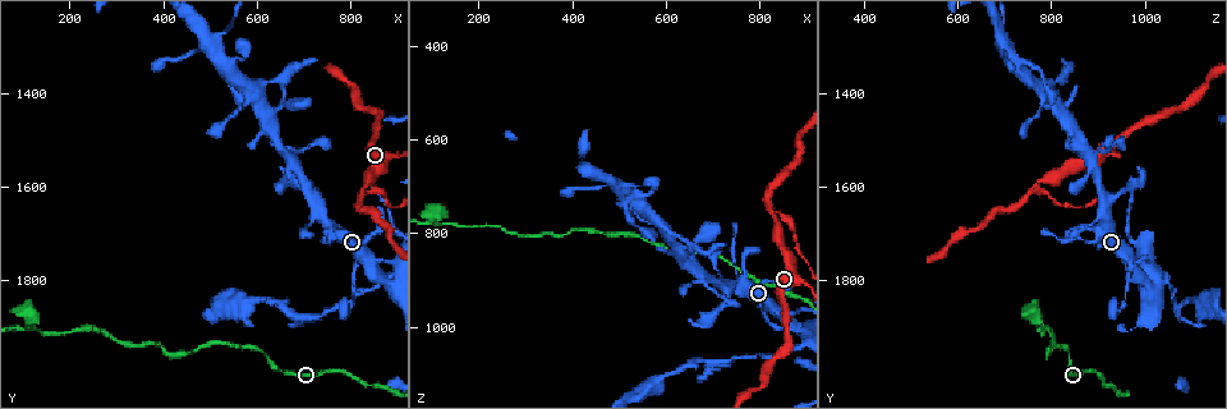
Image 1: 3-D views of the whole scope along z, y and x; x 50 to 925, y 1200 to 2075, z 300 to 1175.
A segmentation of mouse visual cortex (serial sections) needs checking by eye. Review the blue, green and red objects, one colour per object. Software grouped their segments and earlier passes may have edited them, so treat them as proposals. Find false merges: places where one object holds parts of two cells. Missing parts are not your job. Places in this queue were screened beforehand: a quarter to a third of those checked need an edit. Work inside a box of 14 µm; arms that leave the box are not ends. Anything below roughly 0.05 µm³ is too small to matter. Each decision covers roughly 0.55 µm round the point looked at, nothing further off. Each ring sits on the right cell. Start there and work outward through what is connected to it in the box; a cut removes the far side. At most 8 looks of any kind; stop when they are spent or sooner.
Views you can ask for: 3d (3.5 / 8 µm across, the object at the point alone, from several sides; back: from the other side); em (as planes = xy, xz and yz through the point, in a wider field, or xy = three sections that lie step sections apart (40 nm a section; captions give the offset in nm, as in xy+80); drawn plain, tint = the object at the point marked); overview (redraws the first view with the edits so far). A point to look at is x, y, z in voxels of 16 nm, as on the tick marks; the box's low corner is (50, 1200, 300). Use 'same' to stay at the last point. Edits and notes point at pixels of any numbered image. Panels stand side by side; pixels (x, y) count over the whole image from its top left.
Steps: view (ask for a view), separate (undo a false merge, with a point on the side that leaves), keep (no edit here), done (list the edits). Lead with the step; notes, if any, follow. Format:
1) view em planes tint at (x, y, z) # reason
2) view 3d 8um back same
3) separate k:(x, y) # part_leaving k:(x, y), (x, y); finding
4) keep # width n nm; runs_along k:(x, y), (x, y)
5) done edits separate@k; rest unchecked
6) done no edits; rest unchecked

view 3d 3.5um at (885, 1795, 1045) # calibre changes

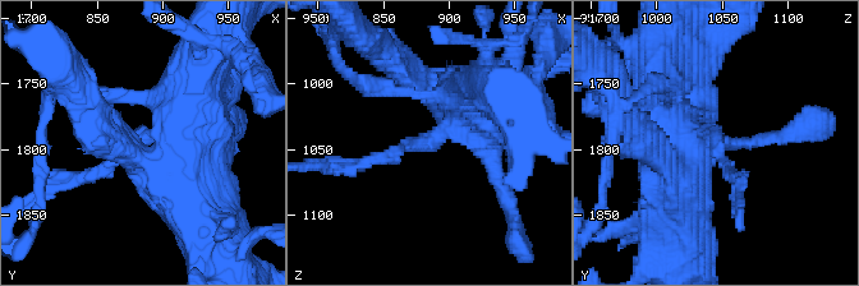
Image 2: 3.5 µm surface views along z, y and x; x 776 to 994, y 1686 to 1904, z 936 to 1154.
view em xy step 1 tint at (886, 1792, 1046) # arm_widths 150, 700 nm; shape alone is not enough

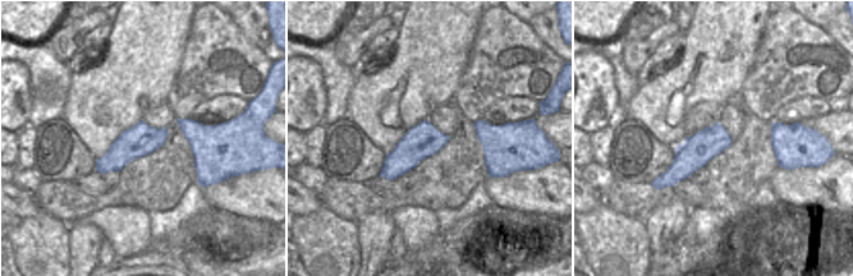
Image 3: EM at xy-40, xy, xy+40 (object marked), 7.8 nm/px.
keep # one cell here

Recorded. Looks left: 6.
view 3d 3.5um at (840, 1595, 770) # three arms meet

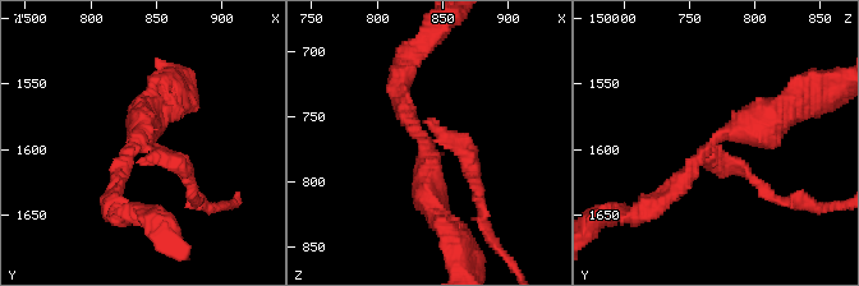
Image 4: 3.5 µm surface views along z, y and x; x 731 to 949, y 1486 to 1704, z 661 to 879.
view em xy step 1 tint at (840, 1590, 776)

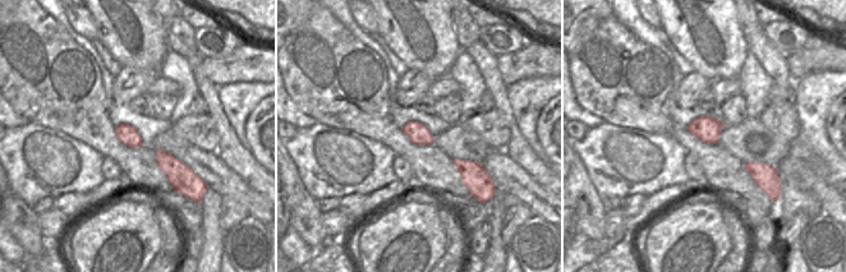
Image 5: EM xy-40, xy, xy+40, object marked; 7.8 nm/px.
separate 4:(745, 170) # arms 3; arm_widths 200, 200, 350 nm; part_leaving 4:(717, 146), (711, 157), (793, 201); two cells meet here

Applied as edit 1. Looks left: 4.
view 3d 3.5um at (110, 1895, 785) # thin arm on a thick one

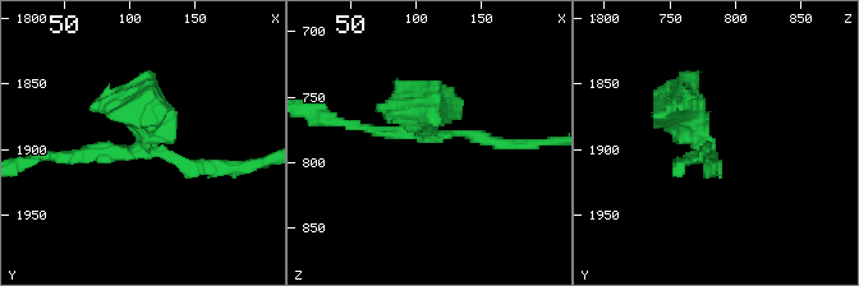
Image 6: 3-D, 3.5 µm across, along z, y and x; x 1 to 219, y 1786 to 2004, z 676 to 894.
view em planes tint at (114, 1896, 780) # now the EM

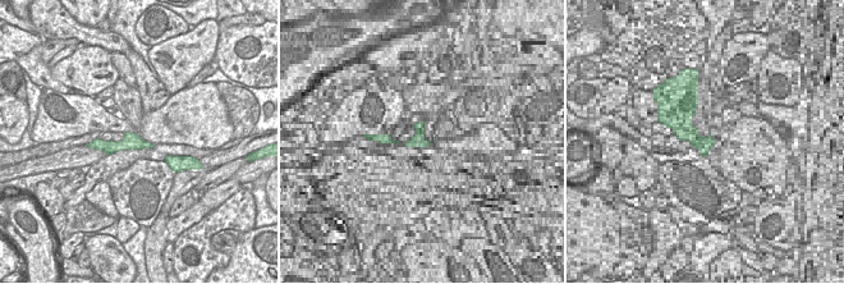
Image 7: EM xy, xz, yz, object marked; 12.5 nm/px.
separate 6:(169, 120) # arm_widths 100, 150, 350 nm; part_leaving 6:(148, 150), (133, 106), (90, 110); a second cell is stuck on

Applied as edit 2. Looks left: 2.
done edits separate@4, separate@6; rest unchecked

